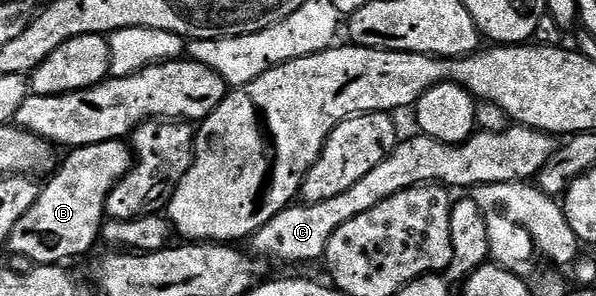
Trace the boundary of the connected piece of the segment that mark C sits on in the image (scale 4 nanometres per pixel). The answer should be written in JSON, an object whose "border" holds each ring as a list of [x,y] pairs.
{"border":[[[510,126],[502,132],[477,130],[461,144],[448,144],[424,134],[416,135],[398,142],[389,151],[389,156],[383,158],[375,170],[359,178],[351,190],[343,190],[343,194],[335,194],[335,198],[327,198],[327,202],[297,202],[275,214],[275,218],[271,218],[271,222],[251,238],[252,251],[261,258],[270,256],[273,260],[290,260],[293,264],[300,260],[320,261],[327,250],[327,242],[331,242],[331,234],[335,234],[339,226],[351,222],[351,218],[359,218],[359,214],[371,210],[371,206],[379,206],[379,202],[387,202],[387,198],[403,190],[418,188],[420,184],[439,184],[454,190],[477,188],[480,184],[529,182],[532,176],[533,179],[540,177],[543,166],[549,164],[559,147],[550,133],[520,126]]]}

